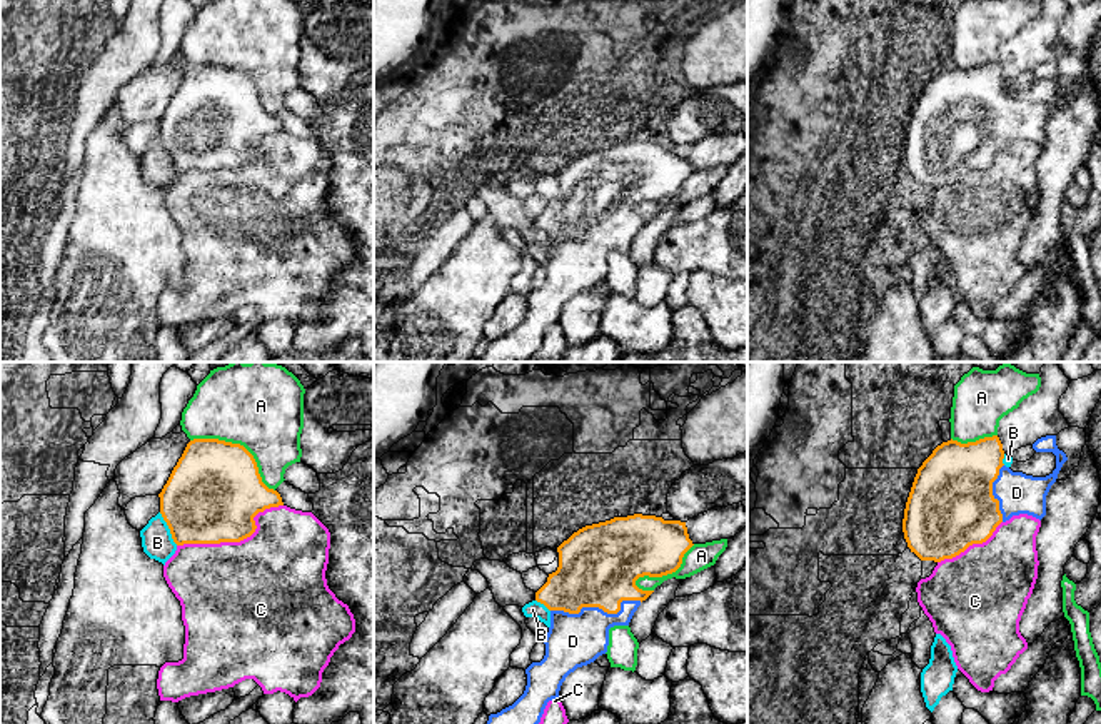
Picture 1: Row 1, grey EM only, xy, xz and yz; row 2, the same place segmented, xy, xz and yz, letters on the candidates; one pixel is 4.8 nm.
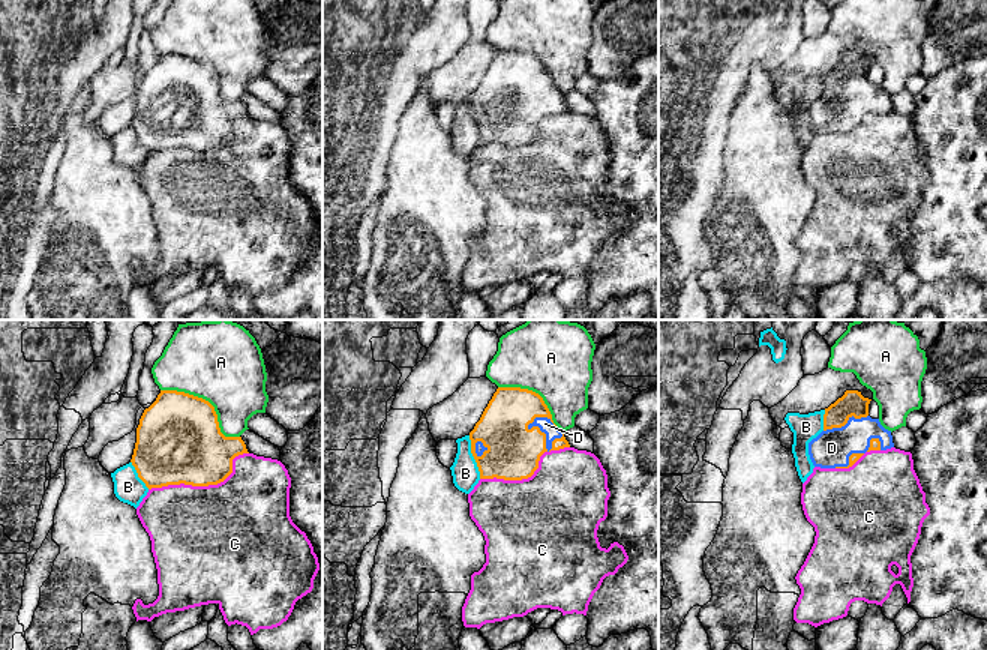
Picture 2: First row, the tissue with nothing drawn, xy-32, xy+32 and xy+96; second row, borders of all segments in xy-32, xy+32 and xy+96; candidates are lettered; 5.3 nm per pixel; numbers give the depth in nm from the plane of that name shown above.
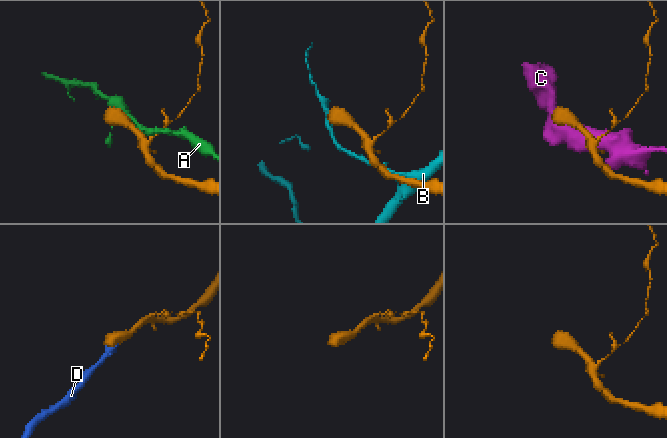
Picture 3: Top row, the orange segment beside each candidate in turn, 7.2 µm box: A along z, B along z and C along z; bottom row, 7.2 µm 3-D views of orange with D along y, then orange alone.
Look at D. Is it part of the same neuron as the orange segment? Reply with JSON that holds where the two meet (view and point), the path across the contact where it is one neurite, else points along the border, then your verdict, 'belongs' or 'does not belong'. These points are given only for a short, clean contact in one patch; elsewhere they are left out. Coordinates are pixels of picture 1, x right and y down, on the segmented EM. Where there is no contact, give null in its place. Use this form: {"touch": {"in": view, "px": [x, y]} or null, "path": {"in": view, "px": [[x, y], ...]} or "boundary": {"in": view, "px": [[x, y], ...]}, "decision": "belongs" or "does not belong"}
{"touch": {"in": "xz", "px": [598, 606]}, "decision": "belongs"}

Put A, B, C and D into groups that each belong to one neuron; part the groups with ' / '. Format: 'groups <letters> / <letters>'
groups A / B / C / D

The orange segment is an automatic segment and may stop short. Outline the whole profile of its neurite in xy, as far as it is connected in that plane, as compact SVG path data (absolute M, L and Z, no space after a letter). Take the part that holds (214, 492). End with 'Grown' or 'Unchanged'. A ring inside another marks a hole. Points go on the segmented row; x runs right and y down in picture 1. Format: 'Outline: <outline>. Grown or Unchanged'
Outline: M219 439L190 440L158 497L177 546L240 542L255 532L259 512L284 505L280 494L262 482L254 455L240 444Z. Unchanged

